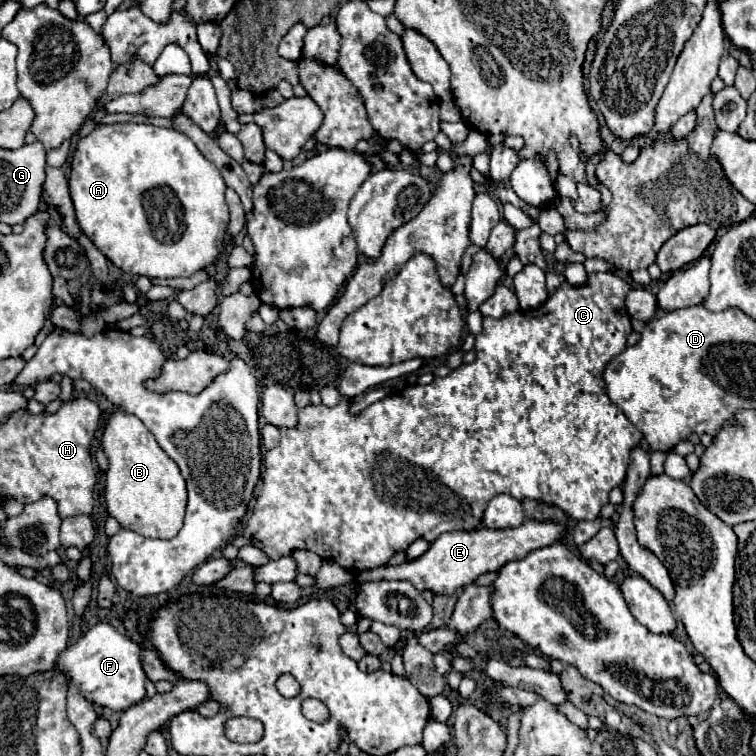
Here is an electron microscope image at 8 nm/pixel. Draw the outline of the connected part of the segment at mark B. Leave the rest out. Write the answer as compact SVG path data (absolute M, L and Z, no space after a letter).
M114 412L110 416L104 428L102 446L110 460L104 488L104 500L110 516L114 516L120 526L140 536L174 538L182 528L188 504L186 482L176 462L166 456L142 420L126 412Z

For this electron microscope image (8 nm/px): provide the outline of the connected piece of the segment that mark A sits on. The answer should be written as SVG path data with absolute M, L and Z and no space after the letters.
M110 124L110 126L96 126L86 138L82 138L76 146L74 158L72 158L72 170L70 170L70 196L74 202L74 212L76 212L76 220L82 228L82 232L94 242L94 246L110 260L114 262L118 268L122 268L124 272L130 274L138 274L138 276L148 276L148 278L176 278L176 276L192 276L194 272L214 264L214 260L220 254L222 242L224 242L224 234L228 228L228 206L224 200L224 192L226 192L226 184L224 178L220 176L218 168L206 160L200 150L196 148L196 144L182 132L174 130L174 128L158 128L152 124Z

